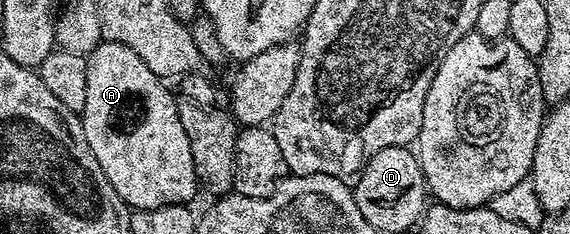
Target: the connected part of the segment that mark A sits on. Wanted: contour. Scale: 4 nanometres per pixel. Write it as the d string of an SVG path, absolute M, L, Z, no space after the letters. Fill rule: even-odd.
M102 40L101 44L95 47L95 51L91 51L85 58L85 62L87 63L87 103L79 116L83 123L83 131L87 135L87 143L95 155L95 159L99 159L99 167L103 167L103 175L107 175L107 183L111 183L111 187L115 187L115 191L119 191L121 198L133 211L192 202L192 197L199 193L199 186L195 175L195 163L191 159L191 143L187 139L187 131L183 131L183 123L179 123L178 98L169 94L169 89L165 86L168 84L162 78L157 77L155 71L151 71L151 67L147 67L147 63L143 63L143 59L139 59L139 55L135 55L135 51L131 51L131 47L123 47L123 43Z

